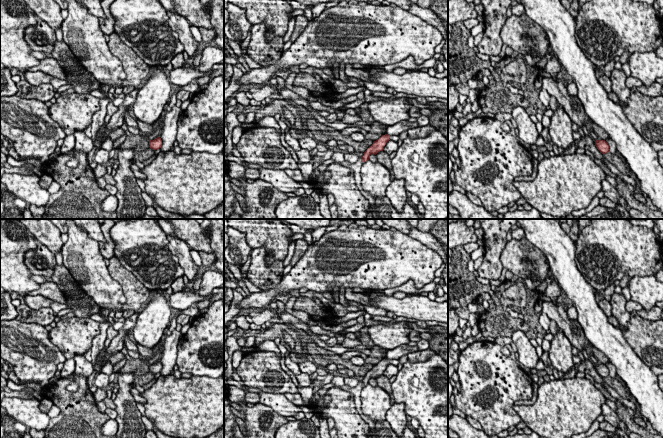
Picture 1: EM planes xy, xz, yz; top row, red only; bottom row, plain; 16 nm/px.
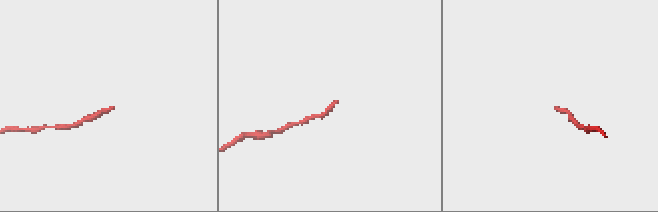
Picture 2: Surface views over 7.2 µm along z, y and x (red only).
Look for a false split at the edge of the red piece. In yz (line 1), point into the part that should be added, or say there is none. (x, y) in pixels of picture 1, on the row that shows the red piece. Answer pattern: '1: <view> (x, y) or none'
1: none

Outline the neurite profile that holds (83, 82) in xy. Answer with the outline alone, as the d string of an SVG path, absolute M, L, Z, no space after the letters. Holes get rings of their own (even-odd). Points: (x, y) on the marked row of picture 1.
M56 40L51 55L64 68L67 74L65 80L76 93L89 94L91 90L100 88L101 84L81 65L64 41Z

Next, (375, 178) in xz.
M367 160L360 169L362 188L373 197L386 197L391 172L381 163Z

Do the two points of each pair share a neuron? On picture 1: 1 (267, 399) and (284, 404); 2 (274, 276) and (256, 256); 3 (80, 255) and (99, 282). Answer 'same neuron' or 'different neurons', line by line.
1: same neuron
2: same neuron
3: same neuron

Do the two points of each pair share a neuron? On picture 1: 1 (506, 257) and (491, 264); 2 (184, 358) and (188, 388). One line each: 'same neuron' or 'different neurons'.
1: different neurons
2: different neurons

